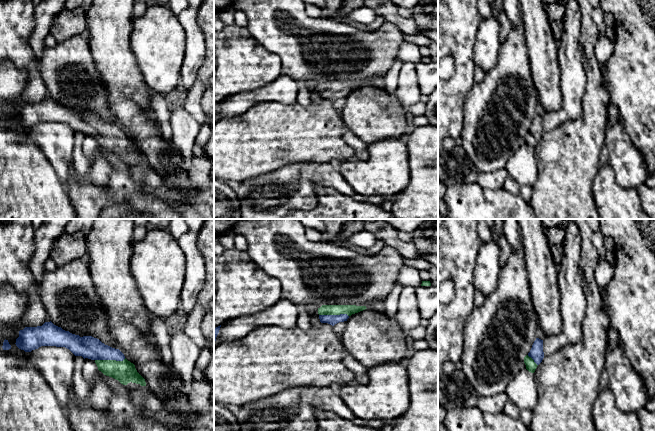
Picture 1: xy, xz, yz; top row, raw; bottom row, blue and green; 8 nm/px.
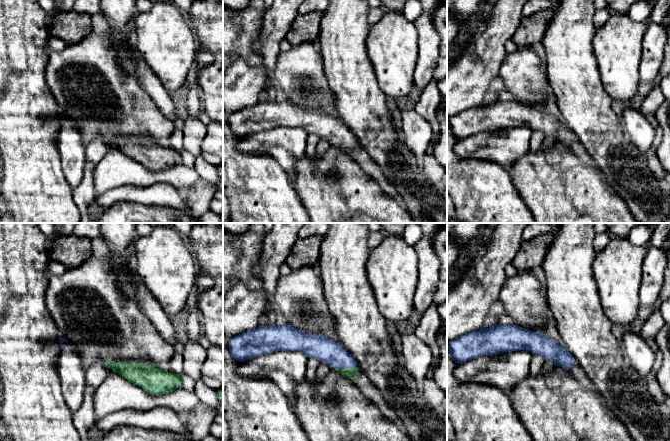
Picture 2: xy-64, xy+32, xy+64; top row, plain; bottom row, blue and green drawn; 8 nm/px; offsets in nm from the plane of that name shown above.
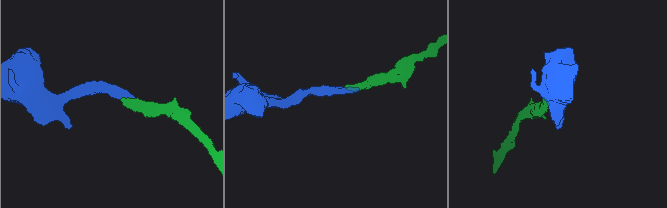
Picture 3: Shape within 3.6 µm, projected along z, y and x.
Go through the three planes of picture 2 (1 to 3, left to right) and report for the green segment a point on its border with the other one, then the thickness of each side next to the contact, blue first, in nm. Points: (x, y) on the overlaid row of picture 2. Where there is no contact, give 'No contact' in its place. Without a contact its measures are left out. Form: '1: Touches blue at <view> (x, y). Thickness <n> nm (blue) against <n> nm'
1: No contact
2: Touches blue at xy+32 (345, 367). Thickness 190 nm (blue) against 80 nm
3: No contact

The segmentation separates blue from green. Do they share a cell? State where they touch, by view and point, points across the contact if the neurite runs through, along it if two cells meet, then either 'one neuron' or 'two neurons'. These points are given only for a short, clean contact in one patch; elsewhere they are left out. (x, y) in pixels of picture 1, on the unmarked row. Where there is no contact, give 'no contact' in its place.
meets blue in xy at (110, 135); runs through xy (89, 123), (110, 135), (124, 147); one neuron

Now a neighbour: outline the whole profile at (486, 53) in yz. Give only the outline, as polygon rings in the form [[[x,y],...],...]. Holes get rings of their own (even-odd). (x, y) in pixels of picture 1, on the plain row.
[[[490,16],[482,19],[476,34],[474,60],[476,66],[484,73],[489,72],[498,63],[500,49],[500,22],[497,18]]]

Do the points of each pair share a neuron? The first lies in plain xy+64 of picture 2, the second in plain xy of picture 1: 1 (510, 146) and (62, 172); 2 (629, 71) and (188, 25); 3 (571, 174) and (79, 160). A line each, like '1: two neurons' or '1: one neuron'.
1: one neuron
2: two neurons
3: two neurons

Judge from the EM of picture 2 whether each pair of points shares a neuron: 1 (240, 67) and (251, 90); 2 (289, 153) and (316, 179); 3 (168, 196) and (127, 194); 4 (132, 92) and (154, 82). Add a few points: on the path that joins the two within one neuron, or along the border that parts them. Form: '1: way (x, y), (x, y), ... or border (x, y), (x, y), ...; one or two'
1: way (243, 73), (245, 84); one
2: border (305, 155), (296, 163), (295, 178), (291, 180); two
3: way (158, 195), (137, 194); one
4: border (133, 75), (156, 106); two

